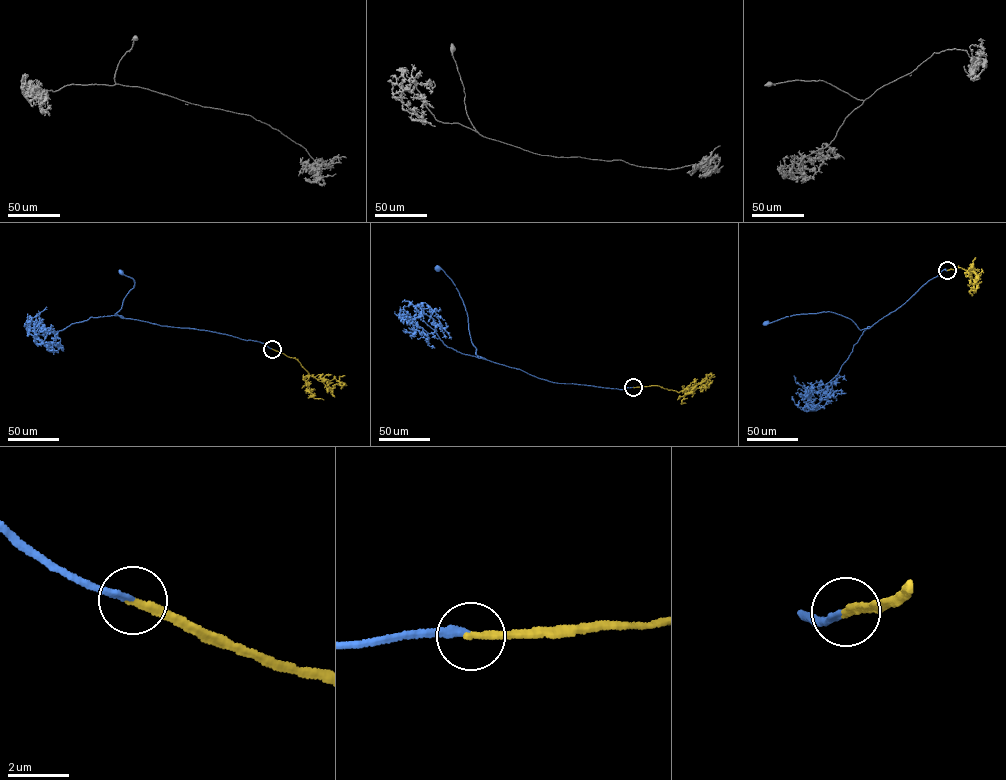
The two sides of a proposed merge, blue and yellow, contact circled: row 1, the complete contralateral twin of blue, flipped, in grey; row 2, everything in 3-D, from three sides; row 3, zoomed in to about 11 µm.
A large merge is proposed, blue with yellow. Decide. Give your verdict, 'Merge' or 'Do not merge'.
Merge

